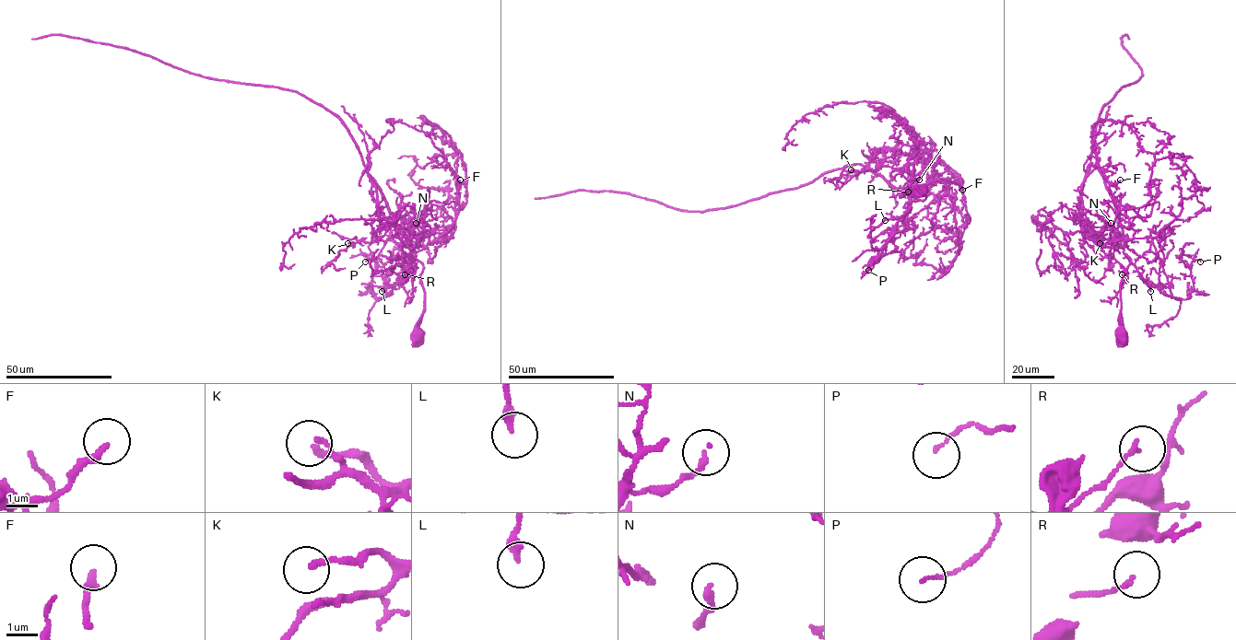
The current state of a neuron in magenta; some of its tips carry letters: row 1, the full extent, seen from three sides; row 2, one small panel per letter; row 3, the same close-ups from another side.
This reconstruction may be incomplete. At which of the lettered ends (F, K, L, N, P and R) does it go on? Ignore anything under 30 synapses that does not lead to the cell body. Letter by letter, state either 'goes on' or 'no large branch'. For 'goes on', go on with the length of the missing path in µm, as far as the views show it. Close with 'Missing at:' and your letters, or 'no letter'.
F: goes on; missing 20 µm
K: goes on; missing 25 µm
L: goes on; missing 30 µm
N: no large branch
P: no large branch
R: no large branch
Missing at: F, K, L

